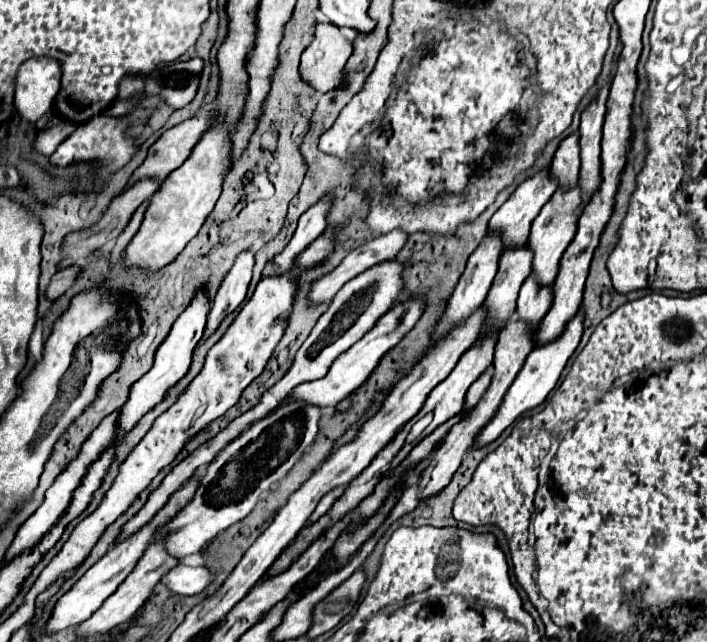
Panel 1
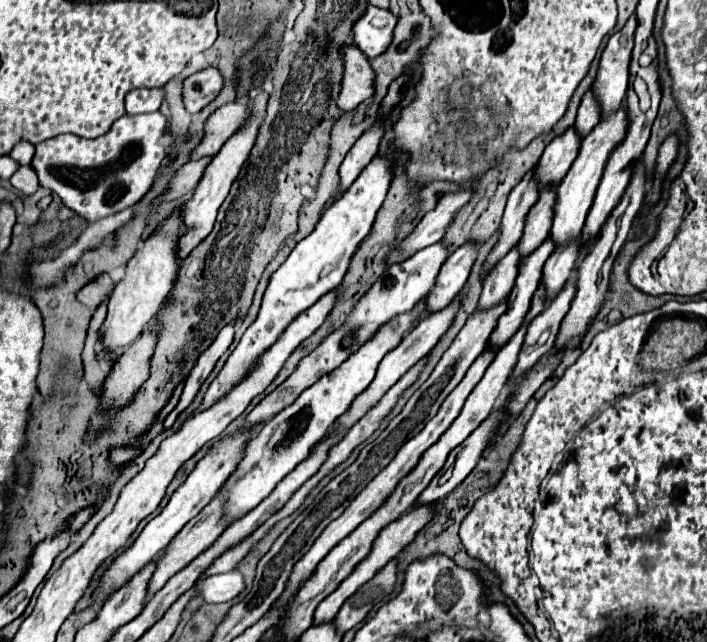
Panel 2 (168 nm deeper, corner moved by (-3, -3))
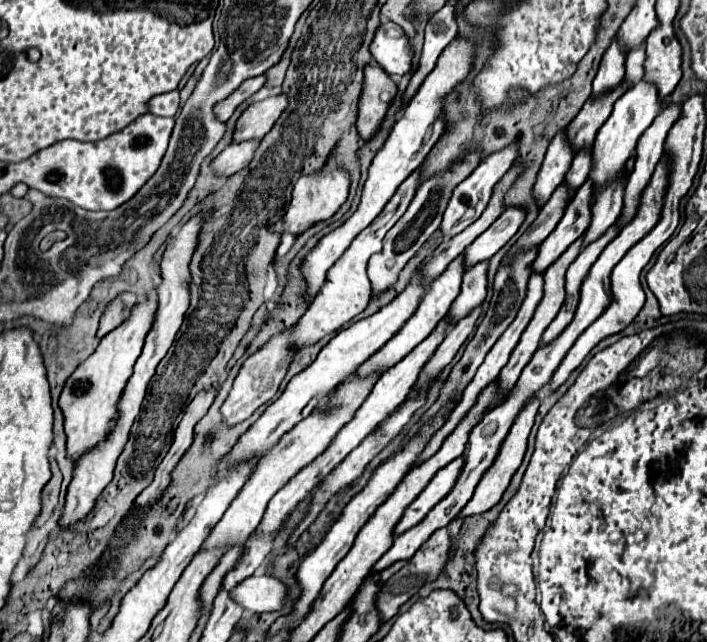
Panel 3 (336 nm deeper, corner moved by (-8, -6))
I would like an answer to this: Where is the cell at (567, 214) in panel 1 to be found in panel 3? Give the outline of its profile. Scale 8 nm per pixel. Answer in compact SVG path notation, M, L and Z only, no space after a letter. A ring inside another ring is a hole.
M645 77L637 85L633 85L623 97L617 99L617 103L613 107L613 113L609 115L609 119L605 121L605 125L599 129L599 133L595 137L593 171L589 173L589 177L595 181L595 193L597 193L599 187L609 183L625 167L627 159L631 157L631 151L635 151L637 139L653 123L653 119L659 115L659 111L661 111L659 91Z

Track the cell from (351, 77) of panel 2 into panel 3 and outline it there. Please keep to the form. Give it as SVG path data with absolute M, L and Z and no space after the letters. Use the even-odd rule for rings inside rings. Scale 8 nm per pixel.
M369 65L365 69L365 87L361 93L357 117L357 129L365 141L371 141L375 137L395 95L397 83L379 65Z

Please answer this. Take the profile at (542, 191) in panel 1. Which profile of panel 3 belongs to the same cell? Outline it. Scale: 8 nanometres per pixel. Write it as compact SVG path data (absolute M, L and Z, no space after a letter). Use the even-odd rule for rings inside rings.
M623 81L623 87L619 87L619 91L611 91L611 95L601 95L599 99L589 99L583 105L583 111L579 111L579 115L567 127L567 137L569 137L571 145L575 147L575 151L593 145L593 139L595 139L597 131L601 129L601 125L611 115L615 101L629 87L631 85L627 81Z

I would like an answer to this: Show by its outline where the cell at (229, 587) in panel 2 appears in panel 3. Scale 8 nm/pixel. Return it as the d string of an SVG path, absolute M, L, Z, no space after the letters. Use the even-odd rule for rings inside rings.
M253 575L253 579L245 579L235 587L233 597L251 613L267 613L281 611L285 607L289 587L269 575Z

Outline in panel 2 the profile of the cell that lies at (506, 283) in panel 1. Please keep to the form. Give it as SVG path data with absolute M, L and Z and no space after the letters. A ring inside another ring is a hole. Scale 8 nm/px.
M550 186L542 190L538 202L534 204L534 208L530 208L526 216L526 228L518 242L518 252L522 252L520 260L530 256L530 252L534 252L534 248L538 248L538 244L542 244L548 238L554 200L556 200L556 188Z

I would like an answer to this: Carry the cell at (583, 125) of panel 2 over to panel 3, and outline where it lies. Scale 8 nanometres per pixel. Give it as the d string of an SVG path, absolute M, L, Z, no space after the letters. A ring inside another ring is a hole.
M615 37L615 41L611 41L611 47L607 47L607 51L603 53L601 67L593 79L593 95L601 95L617 87L623 81L623 77L625 77L625 49L619 37Z

